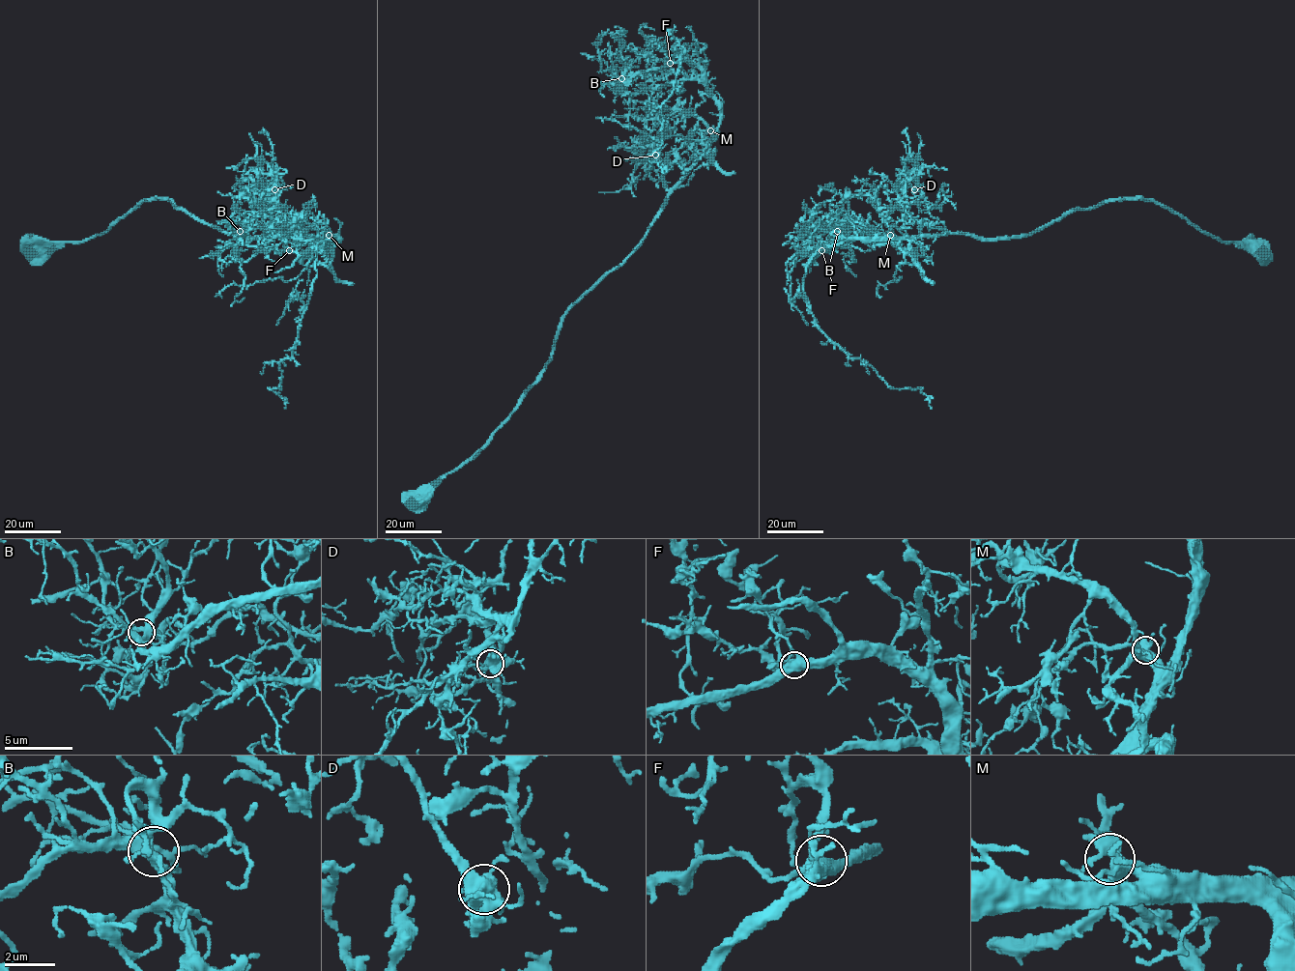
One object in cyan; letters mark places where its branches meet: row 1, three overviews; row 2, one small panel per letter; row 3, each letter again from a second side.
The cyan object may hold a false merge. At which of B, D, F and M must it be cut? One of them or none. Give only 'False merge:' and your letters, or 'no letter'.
False merge: D

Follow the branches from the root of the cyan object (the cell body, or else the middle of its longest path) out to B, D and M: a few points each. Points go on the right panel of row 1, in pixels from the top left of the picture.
B: (963, 234), (877, 208), (861, 194), (848, 195), (848, 212), (838, 215), (837, 231)
D: (963, 234), (948, 234), (915, 220), (906, 210), (922, 196), (914, 188)
M: (963, 234), (890, 235)

